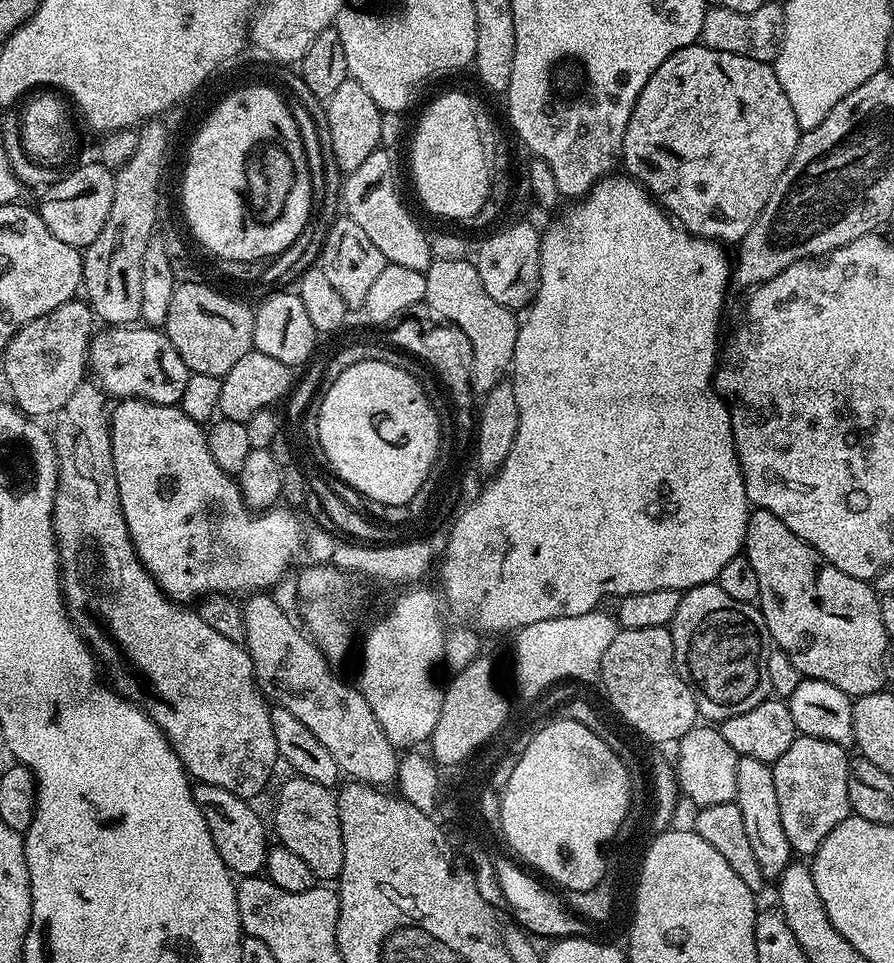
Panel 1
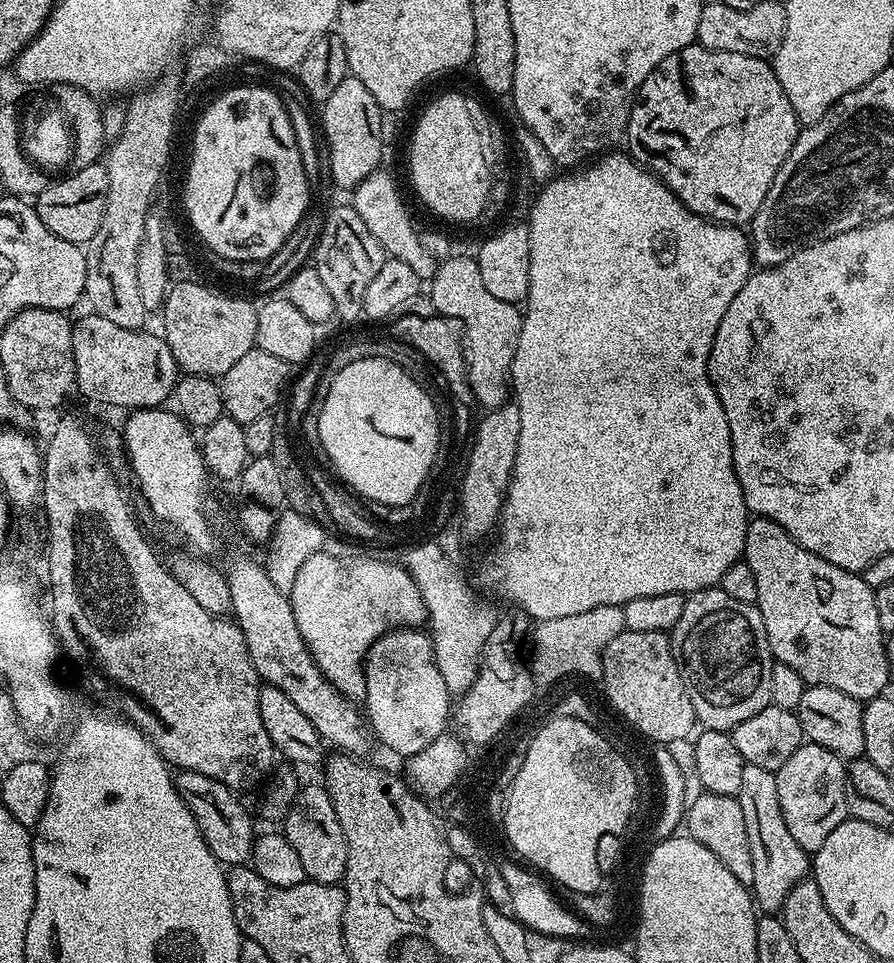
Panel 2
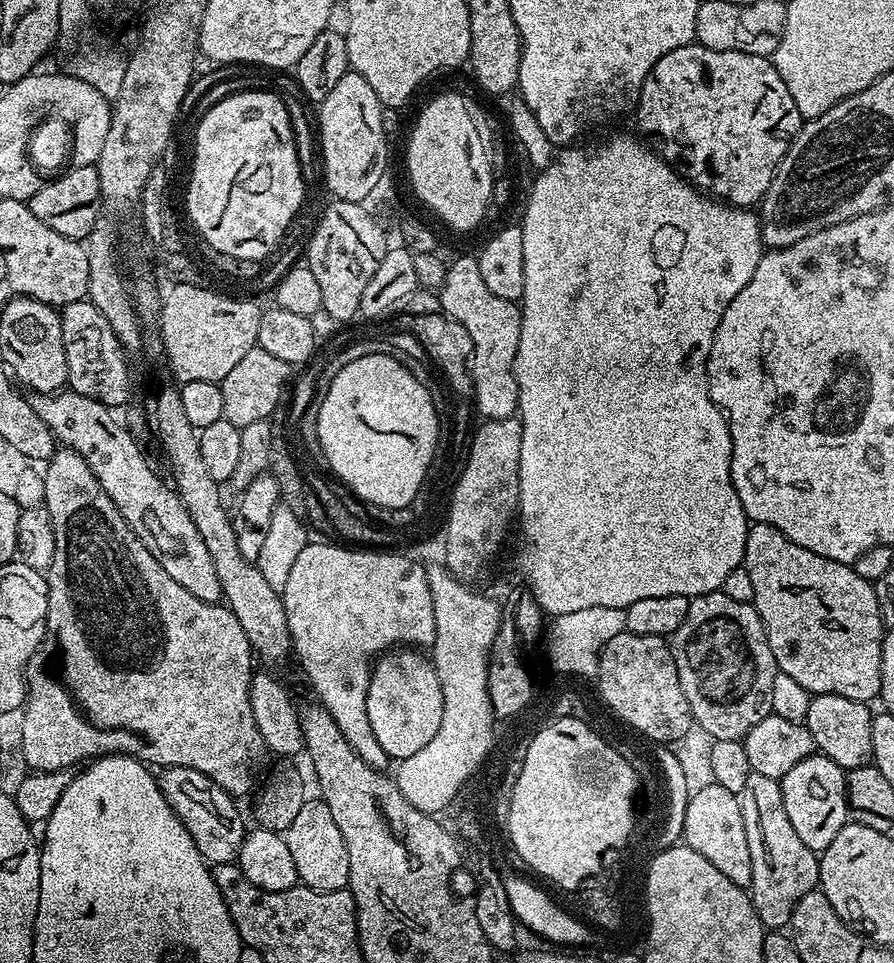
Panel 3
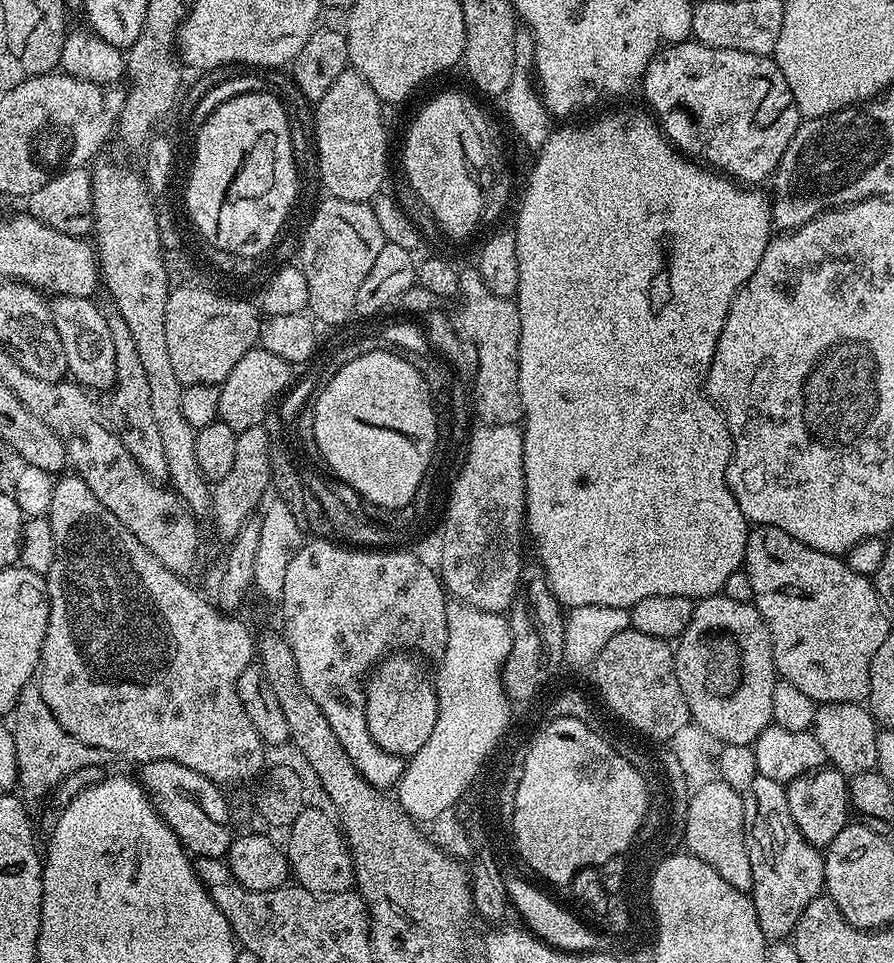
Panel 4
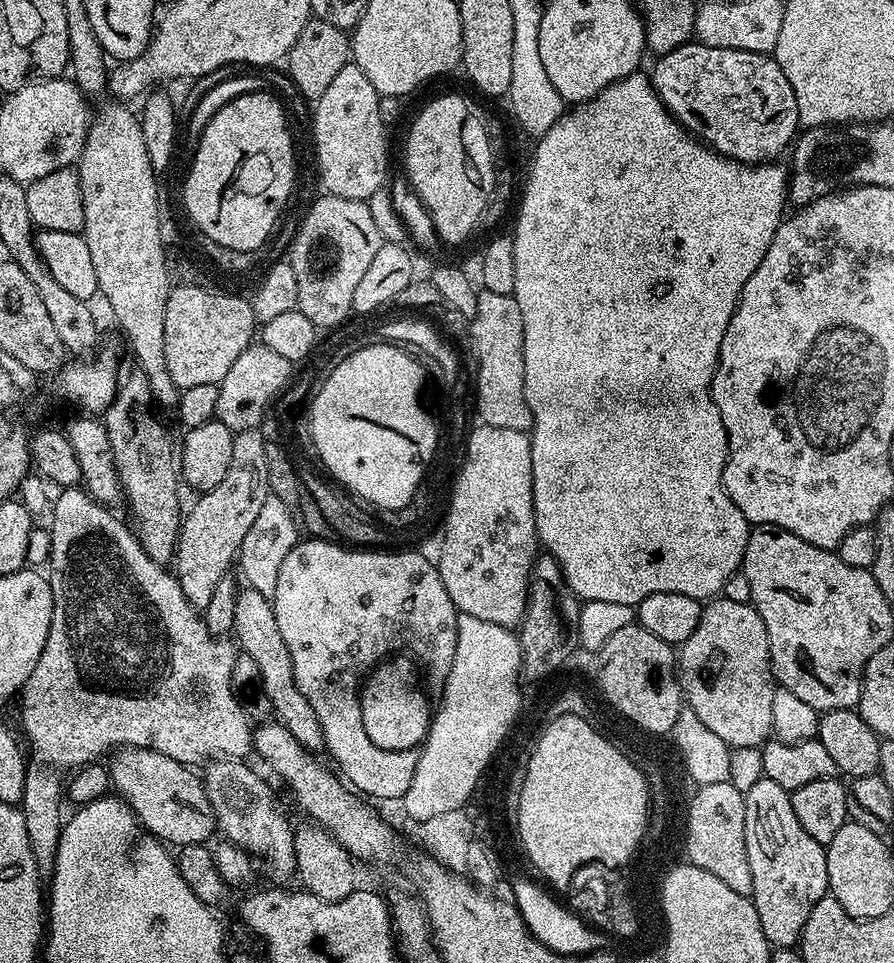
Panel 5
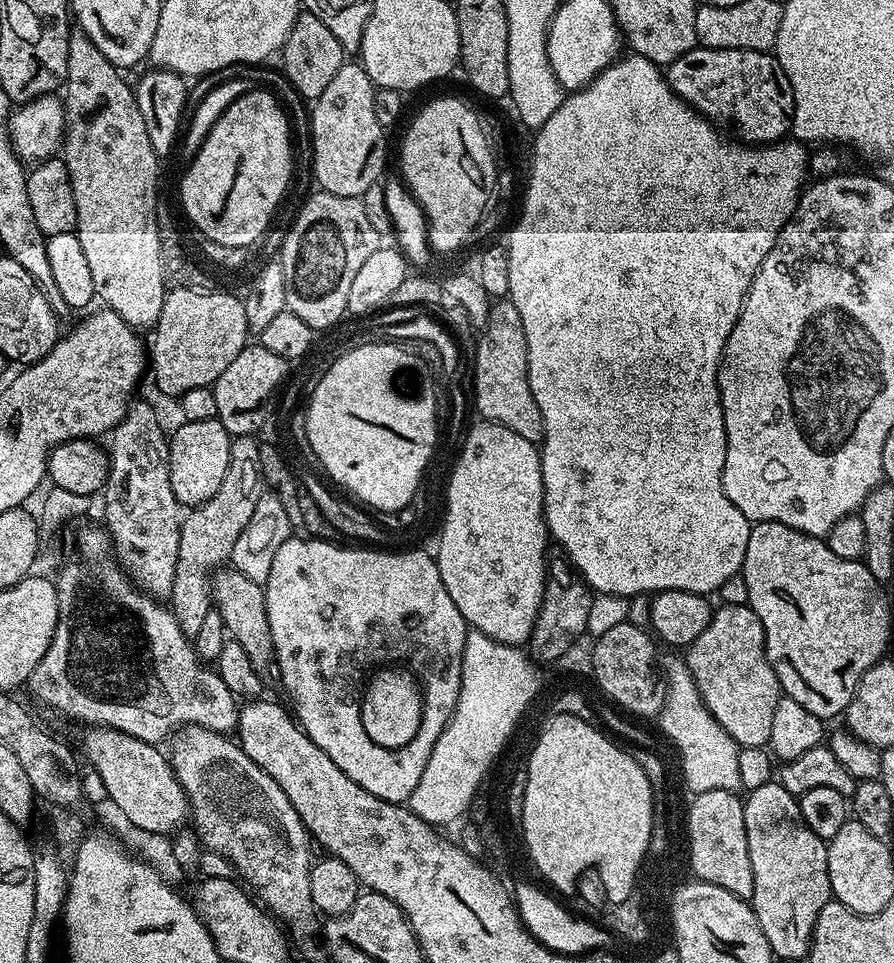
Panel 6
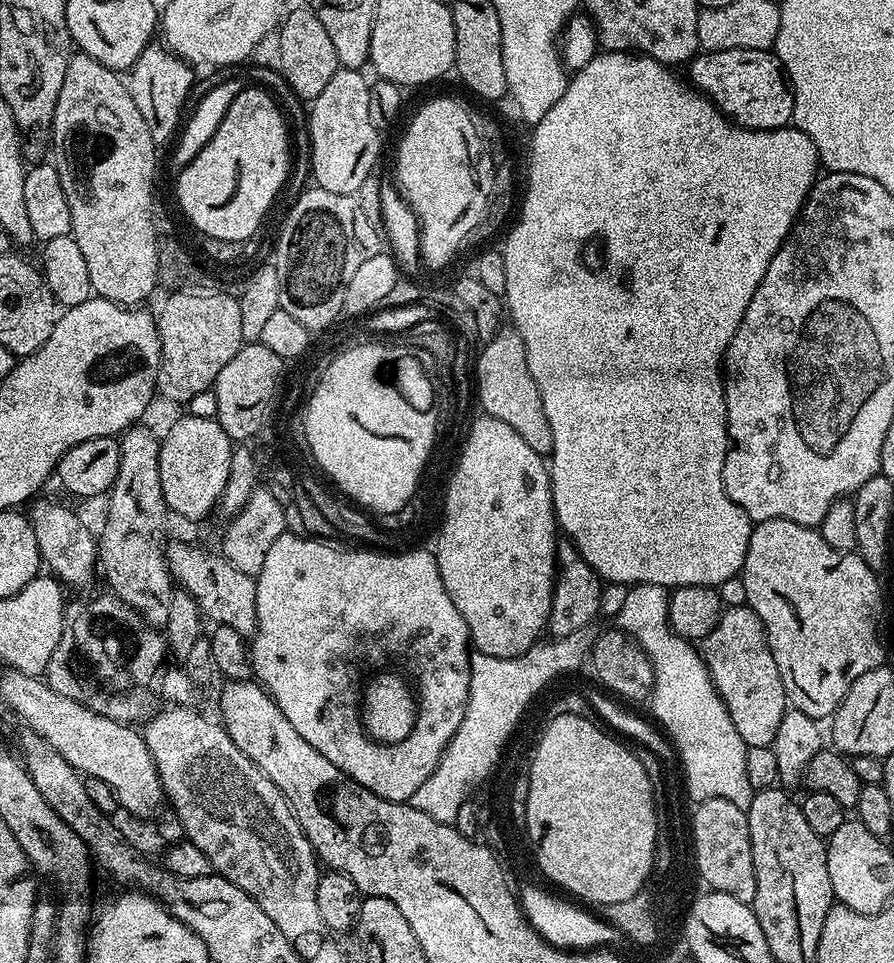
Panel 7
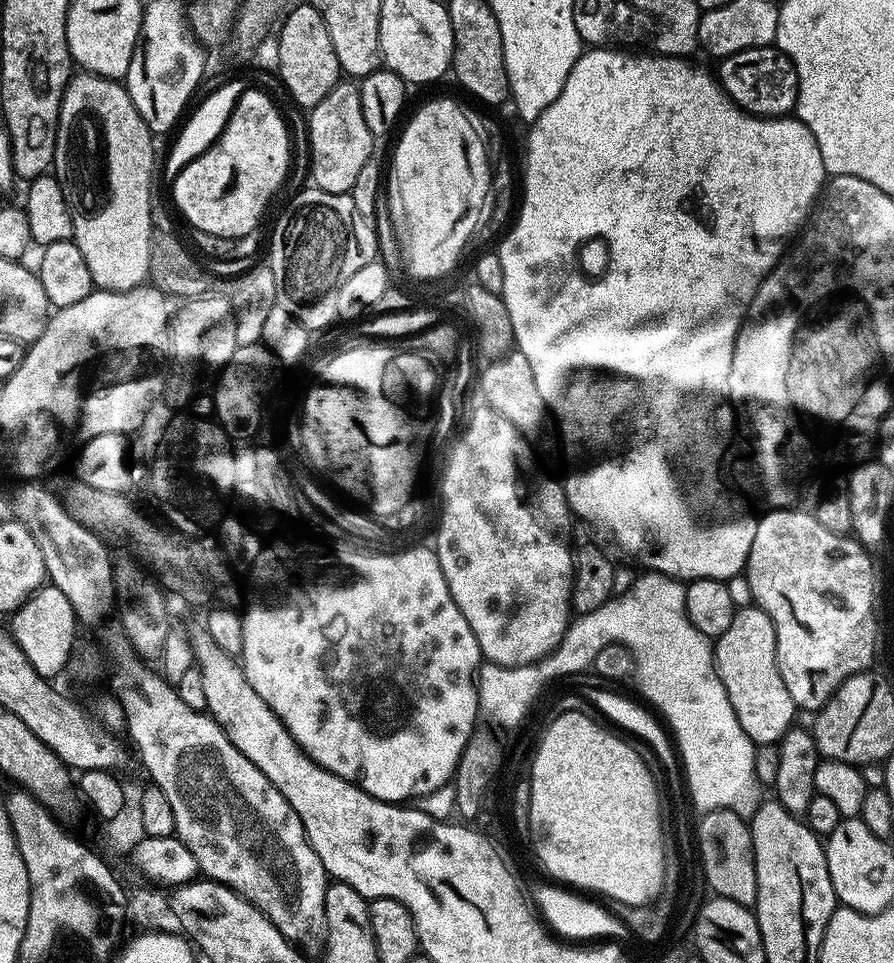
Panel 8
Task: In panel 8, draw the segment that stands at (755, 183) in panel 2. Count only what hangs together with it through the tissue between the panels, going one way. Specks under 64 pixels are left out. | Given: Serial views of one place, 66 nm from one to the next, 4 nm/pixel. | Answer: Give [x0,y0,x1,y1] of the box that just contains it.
[718,46,798,118]

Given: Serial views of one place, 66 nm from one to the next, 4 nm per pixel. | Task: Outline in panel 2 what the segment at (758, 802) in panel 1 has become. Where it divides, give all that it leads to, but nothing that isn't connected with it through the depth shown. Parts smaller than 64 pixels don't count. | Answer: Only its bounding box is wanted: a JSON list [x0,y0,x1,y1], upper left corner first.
[736,764,809,913]

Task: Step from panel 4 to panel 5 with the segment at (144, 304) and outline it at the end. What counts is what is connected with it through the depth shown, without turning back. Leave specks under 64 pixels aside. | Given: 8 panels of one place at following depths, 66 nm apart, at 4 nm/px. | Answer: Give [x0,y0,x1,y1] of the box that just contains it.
[78,102,181,409]

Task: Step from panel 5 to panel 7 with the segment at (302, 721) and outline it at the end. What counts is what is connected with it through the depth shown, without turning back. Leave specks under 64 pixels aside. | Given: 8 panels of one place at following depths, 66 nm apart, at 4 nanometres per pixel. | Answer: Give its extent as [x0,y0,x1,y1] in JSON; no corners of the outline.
[164,540,257,638]

